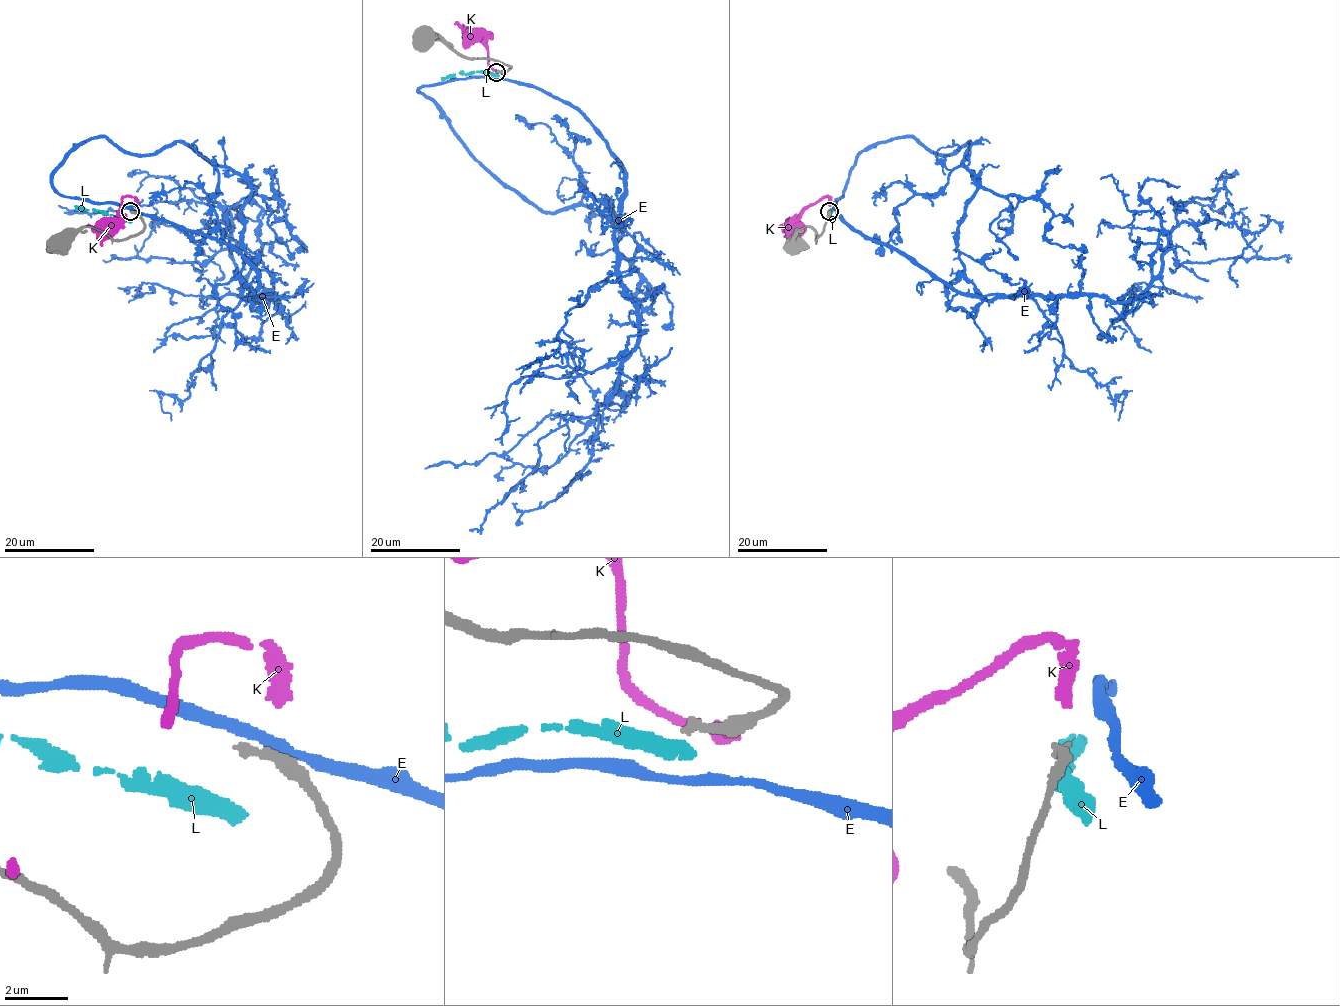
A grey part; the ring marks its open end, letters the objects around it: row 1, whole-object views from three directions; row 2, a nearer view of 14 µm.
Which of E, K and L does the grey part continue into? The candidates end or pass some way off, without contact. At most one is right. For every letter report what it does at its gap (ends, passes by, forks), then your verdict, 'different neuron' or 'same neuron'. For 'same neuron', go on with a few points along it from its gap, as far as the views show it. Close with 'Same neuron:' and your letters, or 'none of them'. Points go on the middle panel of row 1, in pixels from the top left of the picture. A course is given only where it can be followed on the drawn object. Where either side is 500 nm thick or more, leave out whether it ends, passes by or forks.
E: it passes by; different neuron
K: it ends there; different neuron
L: different neuron
Same neuron: none of them

